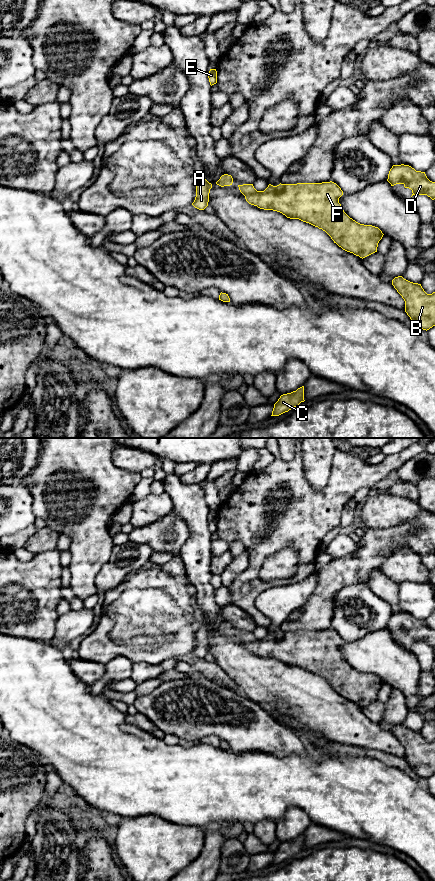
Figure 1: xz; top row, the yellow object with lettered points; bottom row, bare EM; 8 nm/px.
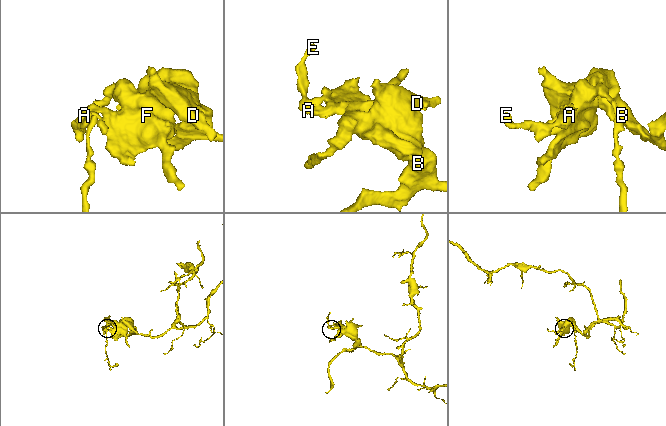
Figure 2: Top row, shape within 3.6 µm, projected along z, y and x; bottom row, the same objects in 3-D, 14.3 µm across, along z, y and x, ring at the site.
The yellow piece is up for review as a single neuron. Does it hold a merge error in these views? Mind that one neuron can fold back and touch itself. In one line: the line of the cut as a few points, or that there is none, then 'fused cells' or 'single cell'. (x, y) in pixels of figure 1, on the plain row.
no cut | single cell

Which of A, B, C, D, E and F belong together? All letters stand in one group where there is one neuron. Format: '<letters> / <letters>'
A B C D E F

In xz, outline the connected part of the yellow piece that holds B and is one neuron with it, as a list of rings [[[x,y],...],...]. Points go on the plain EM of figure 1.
[[[402,724],[395,725],[392,733],[405,749],[405,760],[416,775],[429,778],[435,774],[435,740],[427,742],[421,732]]]

